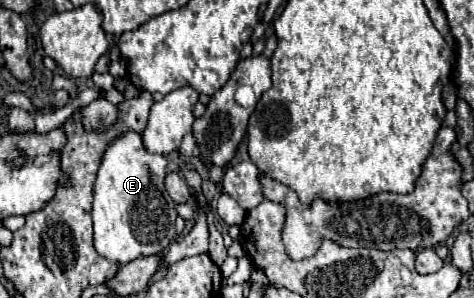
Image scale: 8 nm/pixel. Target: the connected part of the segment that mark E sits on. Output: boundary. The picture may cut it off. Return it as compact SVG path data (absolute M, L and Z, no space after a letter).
M127 131L107 145L93 185L95 249L101 257L125 265L137 257L165 251L175 239L177 211L163 185L165 175L165 155L147 153L139 133Z

